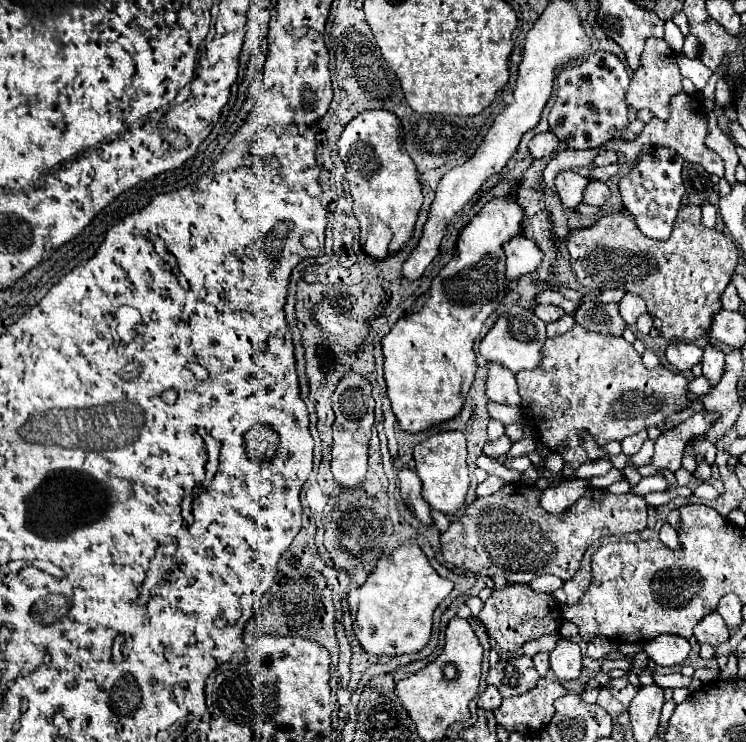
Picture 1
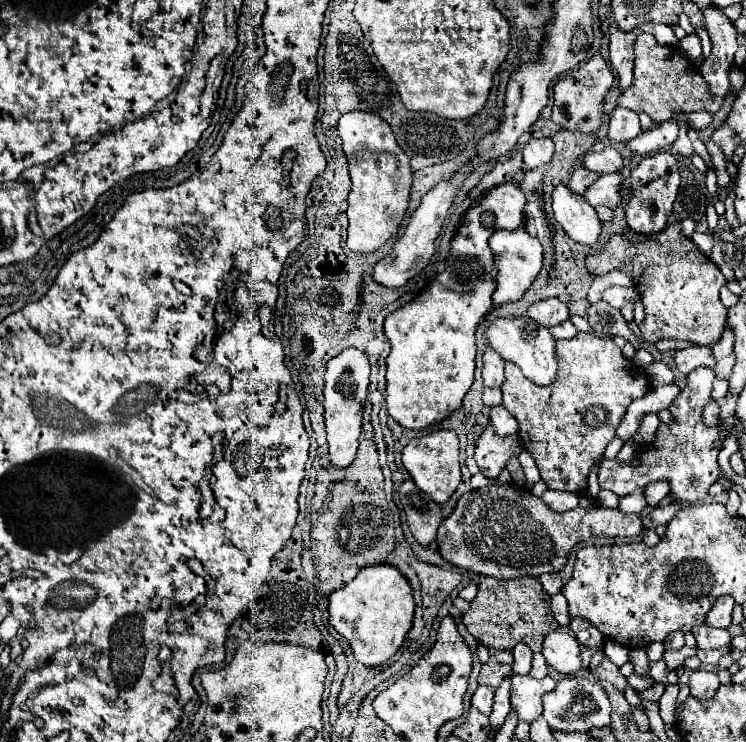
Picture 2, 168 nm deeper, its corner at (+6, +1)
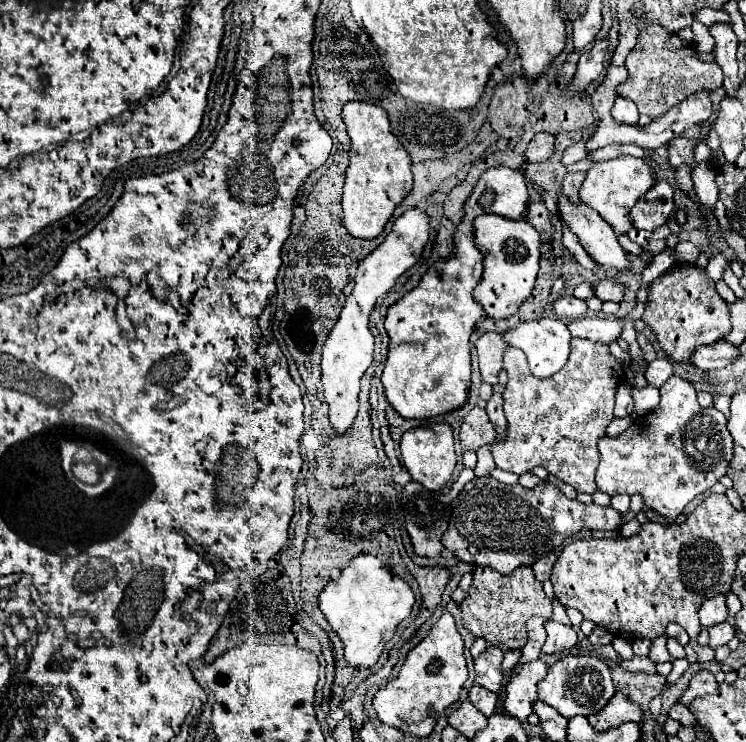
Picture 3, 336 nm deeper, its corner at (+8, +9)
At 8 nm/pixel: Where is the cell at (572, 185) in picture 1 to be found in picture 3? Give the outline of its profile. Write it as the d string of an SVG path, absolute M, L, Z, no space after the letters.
M560 195L558 215L598 265L616 267L616 269L630 267L628 255L620 247L614 229L608 225L608 221L600 217L598 211L594 211L586 203L578 203L578 205L572 203L568 195Z

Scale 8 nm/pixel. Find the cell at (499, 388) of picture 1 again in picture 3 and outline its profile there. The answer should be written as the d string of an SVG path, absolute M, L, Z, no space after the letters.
M484 333L476 341L482 381L486 381L490 385L498 383L498 373L502 371L502 353L506 347L508 345L504 343L500 333Z

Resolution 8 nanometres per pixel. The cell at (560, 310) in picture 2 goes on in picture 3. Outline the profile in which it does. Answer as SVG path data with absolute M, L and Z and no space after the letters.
M562 295L552 303L552 313L558 319L566 319L566 321L572 321L576 317L584 317L586 311L588 311L586 301L580 301L572 295Z

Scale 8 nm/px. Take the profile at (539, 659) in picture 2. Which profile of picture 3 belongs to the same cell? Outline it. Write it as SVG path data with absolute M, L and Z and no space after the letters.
M536 659L522 665L518 675L512 675L510 683L506 685L504 709L522 723L528 719L532 711L532 701L537 698L537 683L546 677L546 673L546 663L542 659Z

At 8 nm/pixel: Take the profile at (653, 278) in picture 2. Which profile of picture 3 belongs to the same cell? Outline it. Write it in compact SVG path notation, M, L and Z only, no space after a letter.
M676 263L660 275L648 289L646 311L642 321L656 333L660 347L674 361L688 361L696 345L720 341L730 331L728 305L716 291L716 281L706 275L706 269L694 263Z

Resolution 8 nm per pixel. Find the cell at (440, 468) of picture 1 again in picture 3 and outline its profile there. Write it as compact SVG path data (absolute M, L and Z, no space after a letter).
M432 423L428 427L406 431L400 439L400 451L402 451L402 461L410 471L412 479L422 483L430 491L440 491L450 481L456 465L456 453L454 453L452 427L448 423Z

